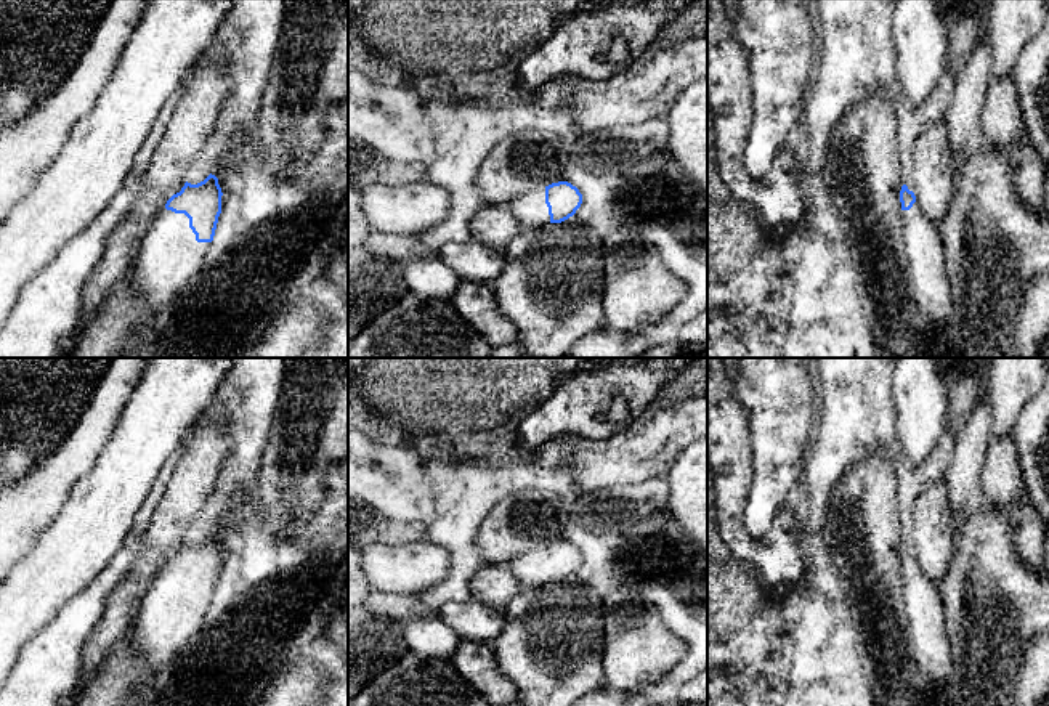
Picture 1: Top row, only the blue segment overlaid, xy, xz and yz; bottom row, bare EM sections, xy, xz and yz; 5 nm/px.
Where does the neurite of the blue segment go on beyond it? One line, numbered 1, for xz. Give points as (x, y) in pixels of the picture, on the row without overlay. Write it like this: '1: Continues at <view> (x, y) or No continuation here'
1: Continues at xz (530, 568)

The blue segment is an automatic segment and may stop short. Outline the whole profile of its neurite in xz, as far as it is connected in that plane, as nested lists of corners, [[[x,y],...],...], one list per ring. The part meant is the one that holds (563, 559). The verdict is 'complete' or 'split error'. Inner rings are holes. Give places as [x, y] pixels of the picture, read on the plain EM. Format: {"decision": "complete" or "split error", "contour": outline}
{"decision": "split error", "contour": [[[558,541],[516,555],[507,565],[524,589],[561,582],[573,576],[581,563],[579,549],[568,541]]]}

